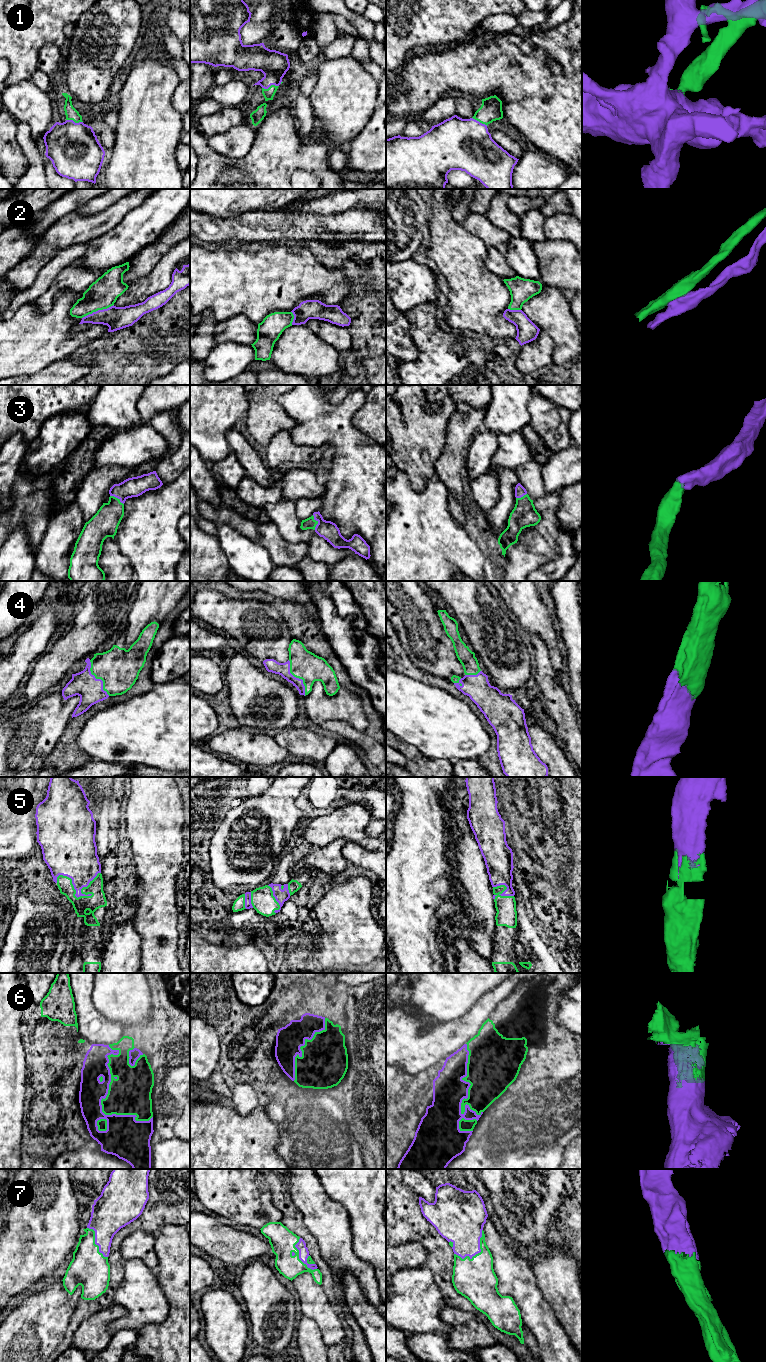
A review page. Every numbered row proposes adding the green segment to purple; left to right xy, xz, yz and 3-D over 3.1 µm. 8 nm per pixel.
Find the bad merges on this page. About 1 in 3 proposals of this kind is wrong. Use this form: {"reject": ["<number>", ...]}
{"reject": ["2"]}

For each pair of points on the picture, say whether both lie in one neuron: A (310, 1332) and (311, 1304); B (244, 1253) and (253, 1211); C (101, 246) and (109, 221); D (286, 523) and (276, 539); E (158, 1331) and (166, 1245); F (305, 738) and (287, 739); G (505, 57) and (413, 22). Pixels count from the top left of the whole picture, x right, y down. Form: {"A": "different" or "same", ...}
{"A": "different", "B": "different", "C": "different", "D": "different", "E": "same", "F": "same", "G": "different"}

